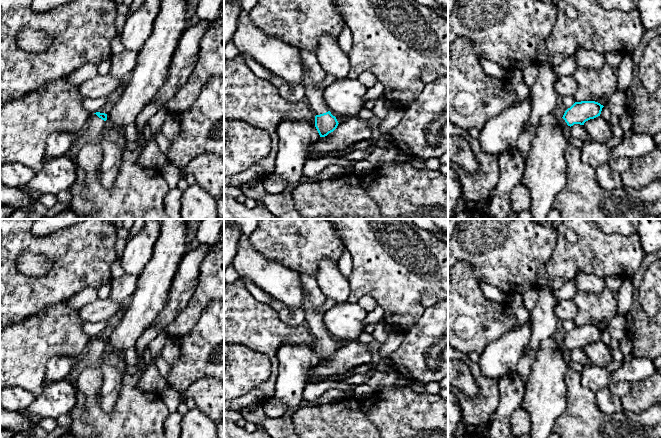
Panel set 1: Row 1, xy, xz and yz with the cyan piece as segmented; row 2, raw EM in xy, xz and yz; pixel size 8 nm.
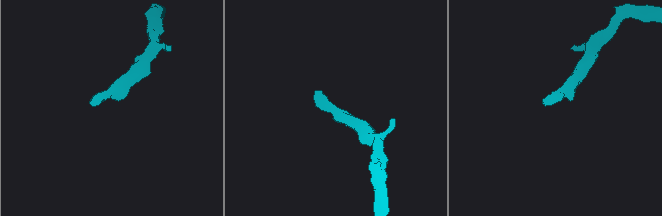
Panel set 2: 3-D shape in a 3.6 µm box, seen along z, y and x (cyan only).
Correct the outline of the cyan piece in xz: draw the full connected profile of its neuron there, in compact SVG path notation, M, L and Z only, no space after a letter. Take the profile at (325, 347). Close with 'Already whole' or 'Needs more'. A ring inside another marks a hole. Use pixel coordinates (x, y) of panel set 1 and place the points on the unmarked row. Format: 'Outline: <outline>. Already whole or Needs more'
Outline: M300 274L300 277L304 291L302 309L305 312L305 323L315 339L315 351L320 361L325 361L333 356L339 348L336 341L329 335L323 314L319 312L319 308L327 298L321 291L315 277L310 274Z. Needs more

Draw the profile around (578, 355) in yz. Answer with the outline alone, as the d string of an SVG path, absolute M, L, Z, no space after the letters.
M574 348L570 351L570 356L572 361L577 362L581 365L586 365L589 363L589 360L585 354L584 349Z

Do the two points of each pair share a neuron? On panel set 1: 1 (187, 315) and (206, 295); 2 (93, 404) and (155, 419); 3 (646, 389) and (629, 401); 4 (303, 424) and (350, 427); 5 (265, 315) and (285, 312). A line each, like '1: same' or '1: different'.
1: same
2: same
3: same
4: same
5: different

